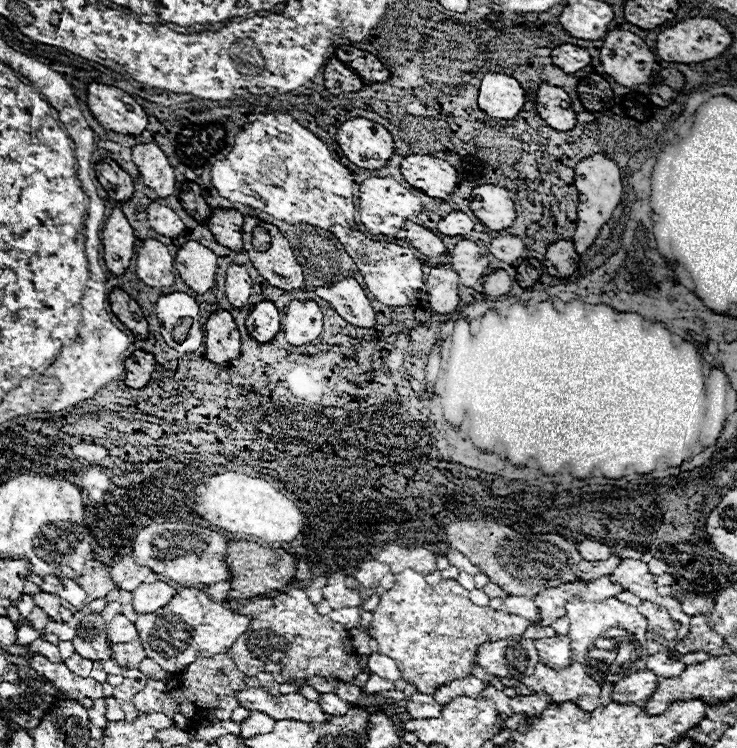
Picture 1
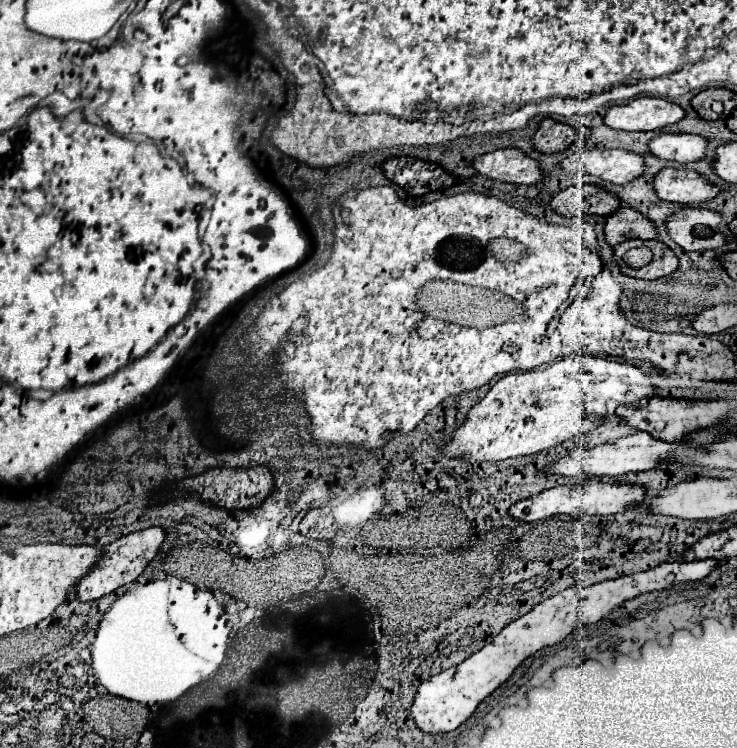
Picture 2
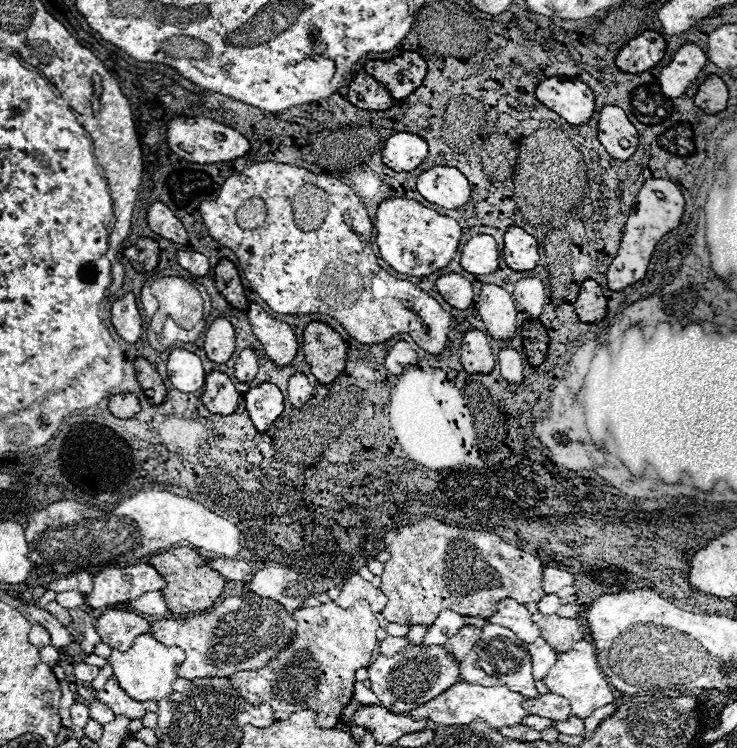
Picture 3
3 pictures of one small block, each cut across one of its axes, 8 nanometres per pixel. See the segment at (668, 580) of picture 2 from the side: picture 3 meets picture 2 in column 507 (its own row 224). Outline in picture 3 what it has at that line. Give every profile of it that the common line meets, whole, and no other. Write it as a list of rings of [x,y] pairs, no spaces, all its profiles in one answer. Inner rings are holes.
[[[650,178],[642,190],[636,196],[636,208],[634,212],[628,216],[628,222],[624,226],[624,234],[622,234],[622,244],[618,250],[618,256],[612,260],[612,264],[608,266],[608,288],[614,292],[624,290],[626,286],[632,286],[636,282],[640,282],[646,276],[652,252],[658,244],[658,240],[672,232],[674,228],[680,226],[684,208],[686,208],[686,200],[680,192],[680,188],[674,182],[662,180],[662,178]]]

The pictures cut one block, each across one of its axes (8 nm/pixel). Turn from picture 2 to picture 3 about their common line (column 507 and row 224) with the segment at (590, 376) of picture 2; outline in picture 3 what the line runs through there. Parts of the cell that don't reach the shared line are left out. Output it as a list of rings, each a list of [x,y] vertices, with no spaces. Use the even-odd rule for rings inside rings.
[[[406,198],[384,200],[378,206],[374,226],[376,226],[376,244],[380,256],[396,272],[418,276],[418,278],[448,266],[462,238],[462,228],[454,218],[438,214],[436,210],[424,208],[416,200],[406,200]]]

